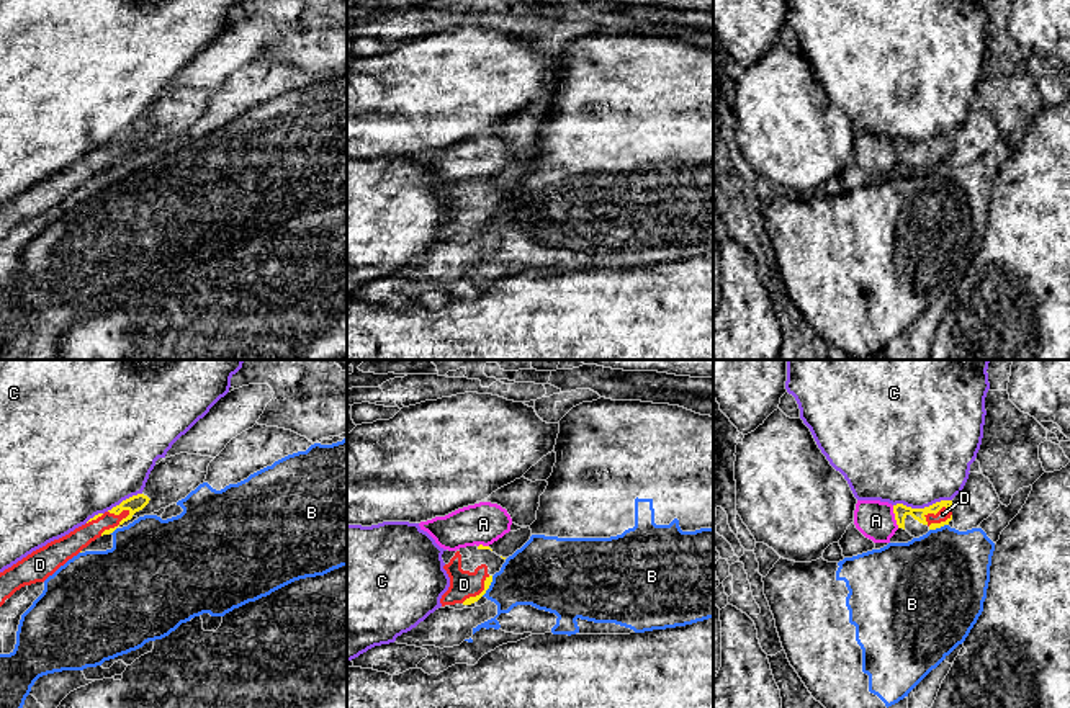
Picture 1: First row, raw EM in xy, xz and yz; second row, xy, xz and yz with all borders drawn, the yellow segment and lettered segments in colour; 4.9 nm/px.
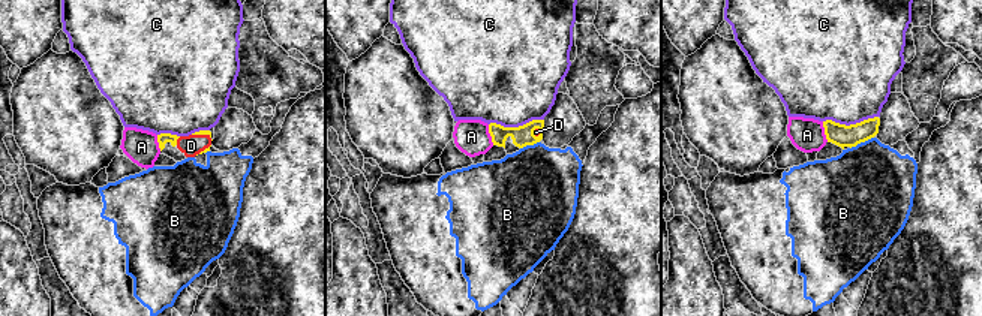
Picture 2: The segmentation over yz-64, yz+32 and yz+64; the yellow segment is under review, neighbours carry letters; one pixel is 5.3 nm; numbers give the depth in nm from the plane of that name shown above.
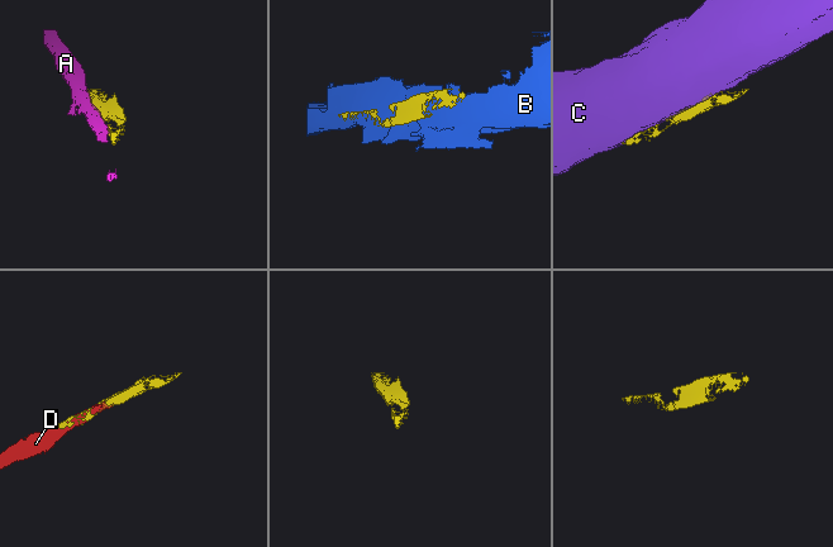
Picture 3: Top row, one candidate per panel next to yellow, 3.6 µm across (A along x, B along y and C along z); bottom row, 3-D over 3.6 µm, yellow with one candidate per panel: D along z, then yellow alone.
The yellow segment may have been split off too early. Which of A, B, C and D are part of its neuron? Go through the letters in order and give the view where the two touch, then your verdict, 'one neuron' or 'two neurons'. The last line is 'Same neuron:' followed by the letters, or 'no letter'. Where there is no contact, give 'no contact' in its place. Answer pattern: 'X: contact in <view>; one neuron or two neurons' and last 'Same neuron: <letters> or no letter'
A: contact in yz; two neurons
B: contact in xz; two neurons
C: contact in yz; two neurons
D: contact in yz; one neuron
Same neuron: D

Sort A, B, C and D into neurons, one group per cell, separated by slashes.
A / B / C / D

